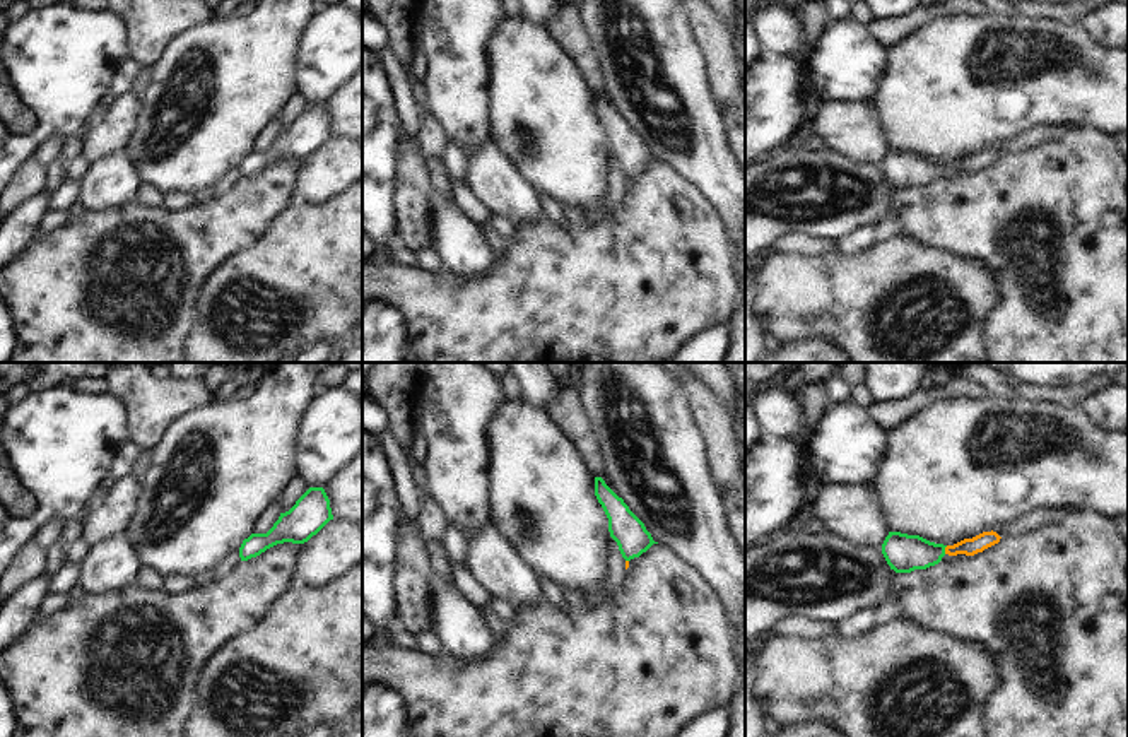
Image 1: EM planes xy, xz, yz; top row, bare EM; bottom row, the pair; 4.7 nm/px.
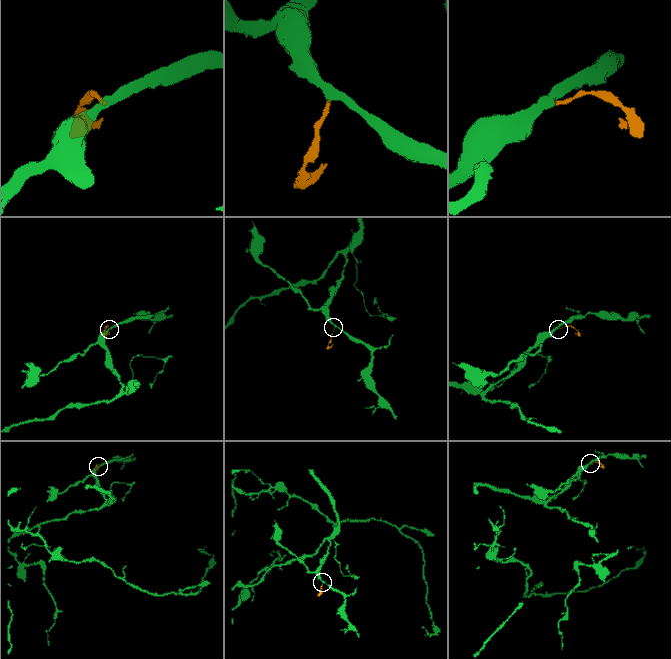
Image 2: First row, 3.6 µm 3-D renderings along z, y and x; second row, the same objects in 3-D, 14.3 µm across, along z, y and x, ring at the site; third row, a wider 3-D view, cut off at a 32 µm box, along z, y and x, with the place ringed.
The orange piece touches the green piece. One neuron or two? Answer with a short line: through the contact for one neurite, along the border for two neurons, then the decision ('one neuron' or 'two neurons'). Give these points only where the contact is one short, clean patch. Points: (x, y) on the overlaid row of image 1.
line yz (986, 539), (973, 546), (945, 549), (903, 553); one neuron

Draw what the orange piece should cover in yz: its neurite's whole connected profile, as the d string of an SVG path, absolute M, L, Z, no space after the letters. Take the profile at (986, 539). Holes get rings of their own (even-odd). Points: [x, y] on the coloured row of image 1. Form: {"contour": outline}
{"contour": "M889 532L882 544L882 554L896 573L911 573L914 569L926 569L942 561L945 554L974 556L1000 542L996 532L983 532L972 539L964 539L954 545L930 542L919 535L908 535L901 532Z"}

